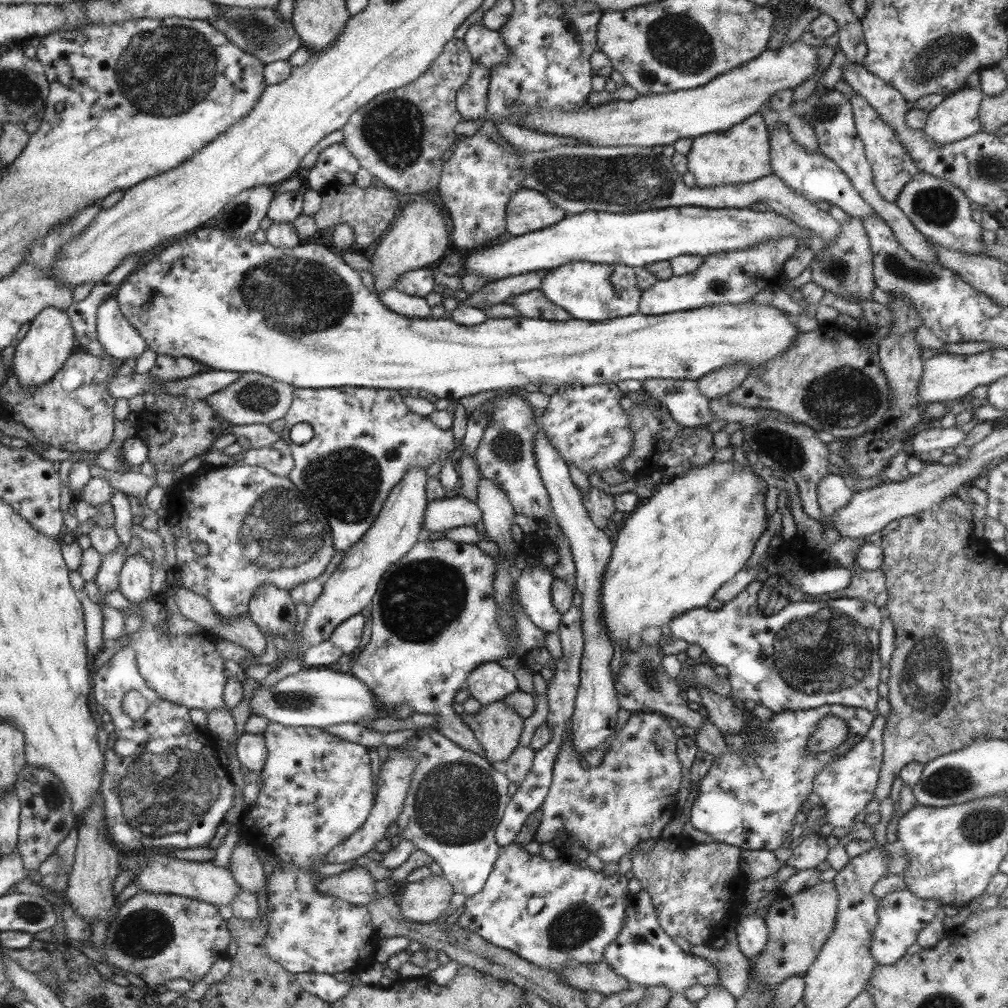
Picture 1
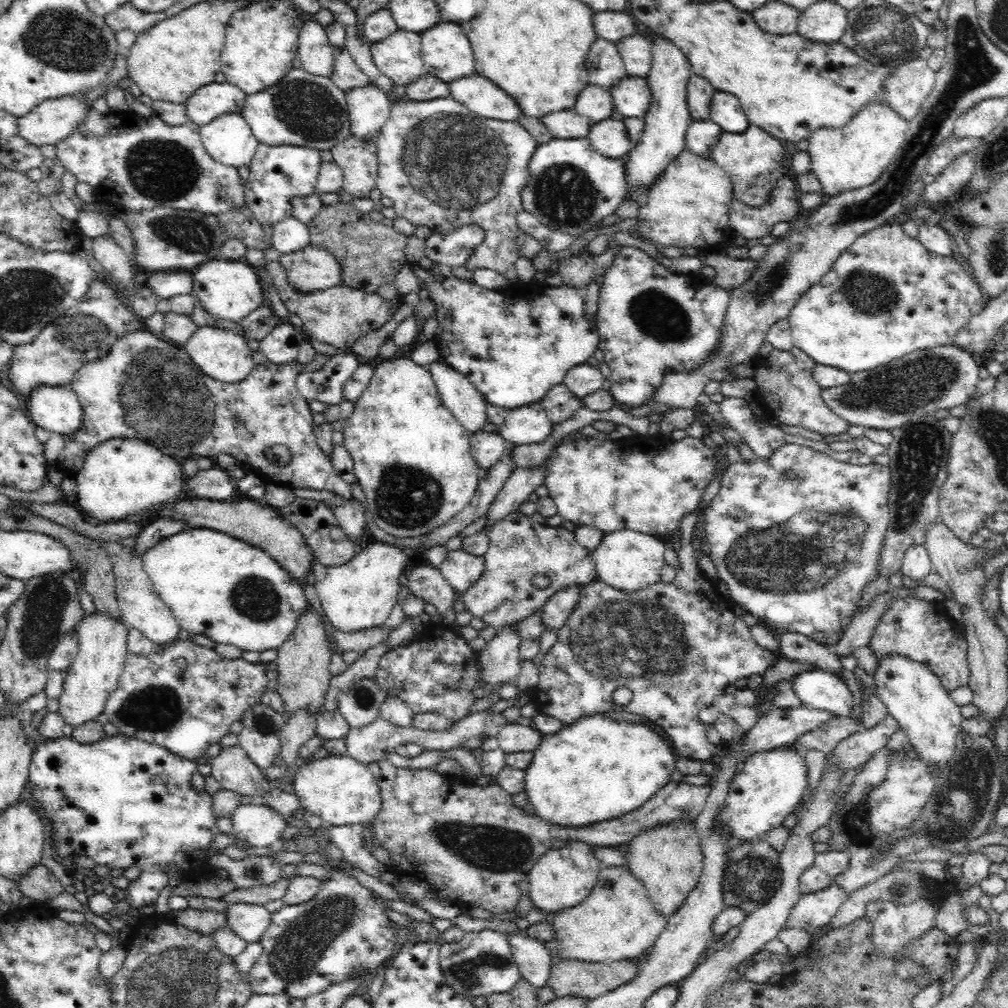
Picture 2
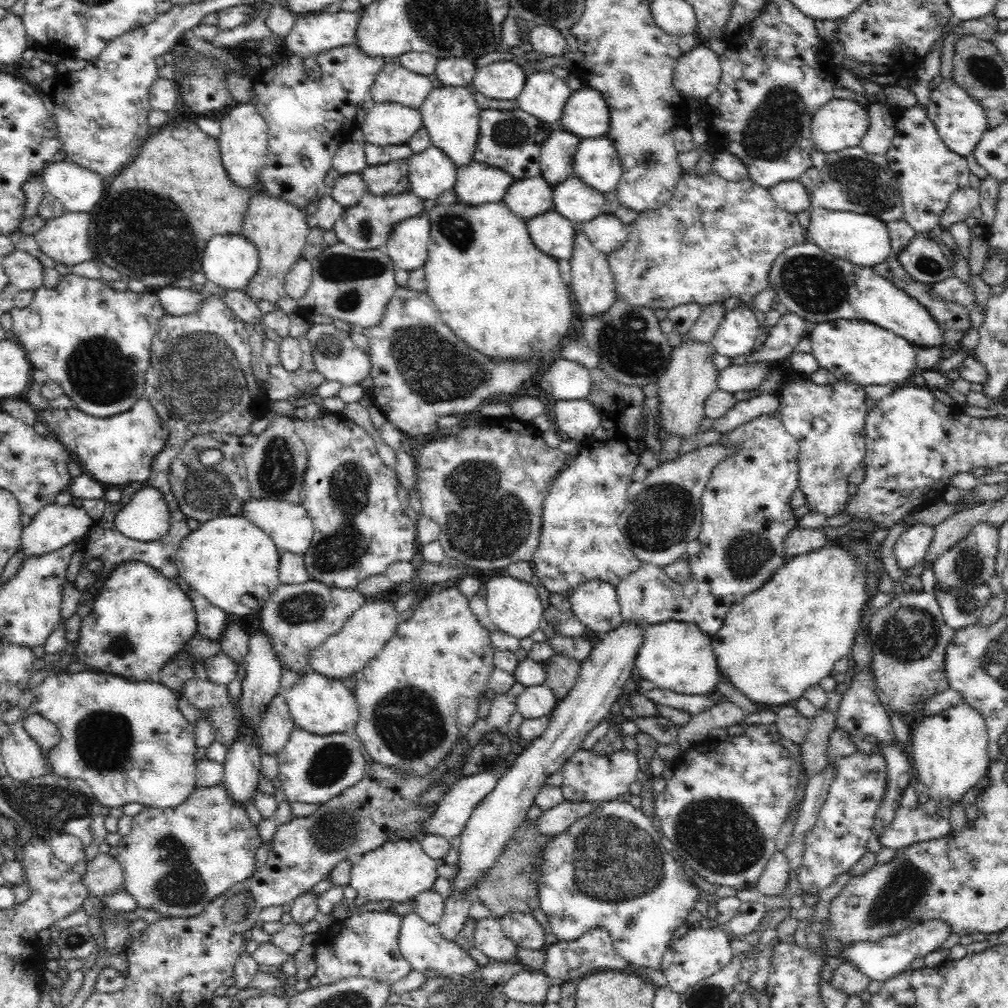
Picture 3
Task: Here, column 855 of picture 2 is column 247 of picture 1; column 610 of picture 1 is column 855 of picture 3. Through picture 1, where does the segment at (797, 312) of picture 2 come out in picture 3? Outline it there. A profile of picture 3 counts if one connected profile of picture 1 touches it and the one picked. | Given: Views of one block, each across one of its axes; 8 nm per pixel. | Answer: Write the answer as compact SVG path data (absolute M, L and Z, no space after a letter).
M836 320L816 324L808 336L812 340L812 354L820 368L832 372L838 380L846 380L860 386L872 384L910 384L916 368L916 346L906 338L884 330L864 320Z

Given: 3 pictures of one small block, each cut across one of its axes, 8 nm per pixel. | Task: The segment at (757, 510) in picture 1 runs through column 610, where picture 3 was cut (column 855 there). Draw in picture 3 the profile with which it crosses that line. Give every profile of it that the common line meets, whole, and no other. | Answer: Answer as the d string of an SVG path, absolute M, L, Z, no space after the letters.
M846 540L830 542L828 548L800 554L784 562L784 566L778 568L762 588L732 606L720 630L710 638L722 680L728 678L728 682L734 684L748 700L766 704L774 710L802 698L810 686L820 684L822 678L832 674L834 662L850 656L862 622L862 610L866 610L868 588L864 578L866 570L860 560L848 552Z

